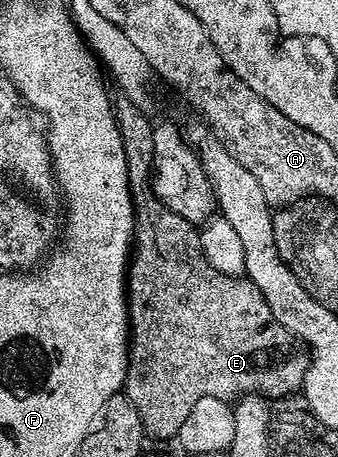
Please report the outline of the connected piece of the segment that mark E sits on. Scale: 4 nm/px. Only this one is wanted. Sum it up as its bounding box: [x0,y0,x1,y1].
[115,96,309,439]

